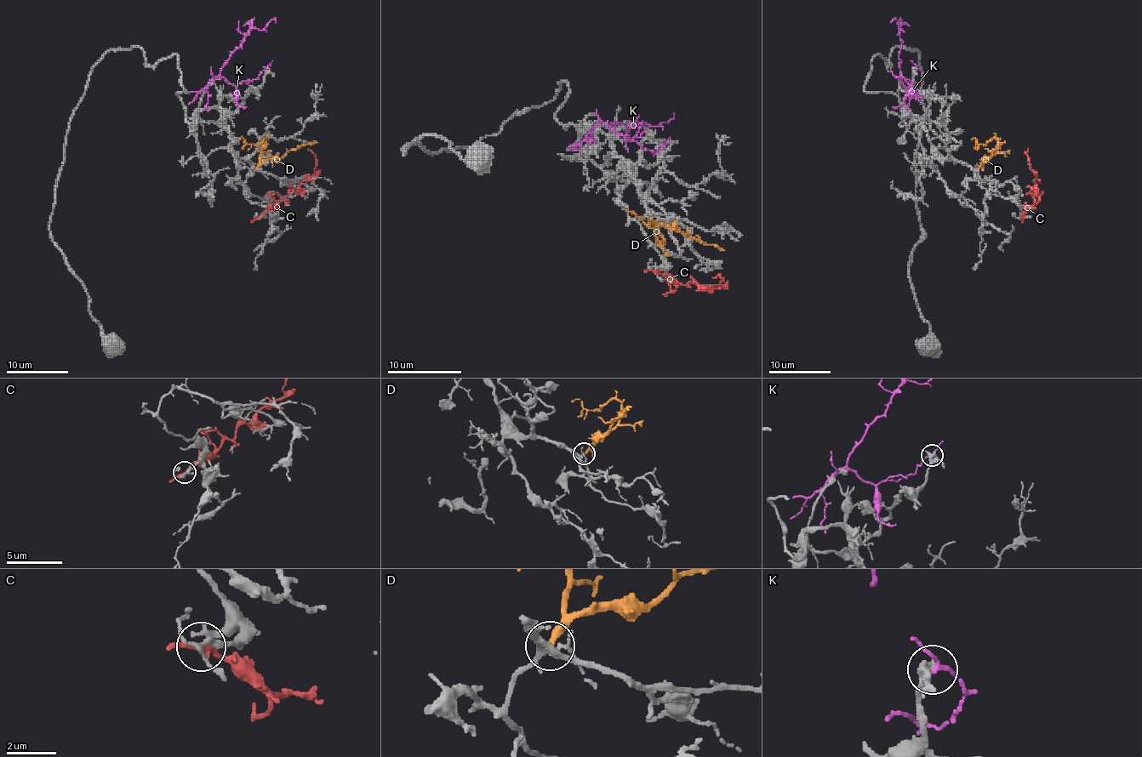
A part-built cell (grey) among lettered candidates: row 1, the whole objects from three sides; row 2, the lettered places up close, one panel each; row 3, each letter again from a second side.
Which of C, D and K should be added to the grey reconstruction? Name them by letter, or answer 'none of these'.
D

